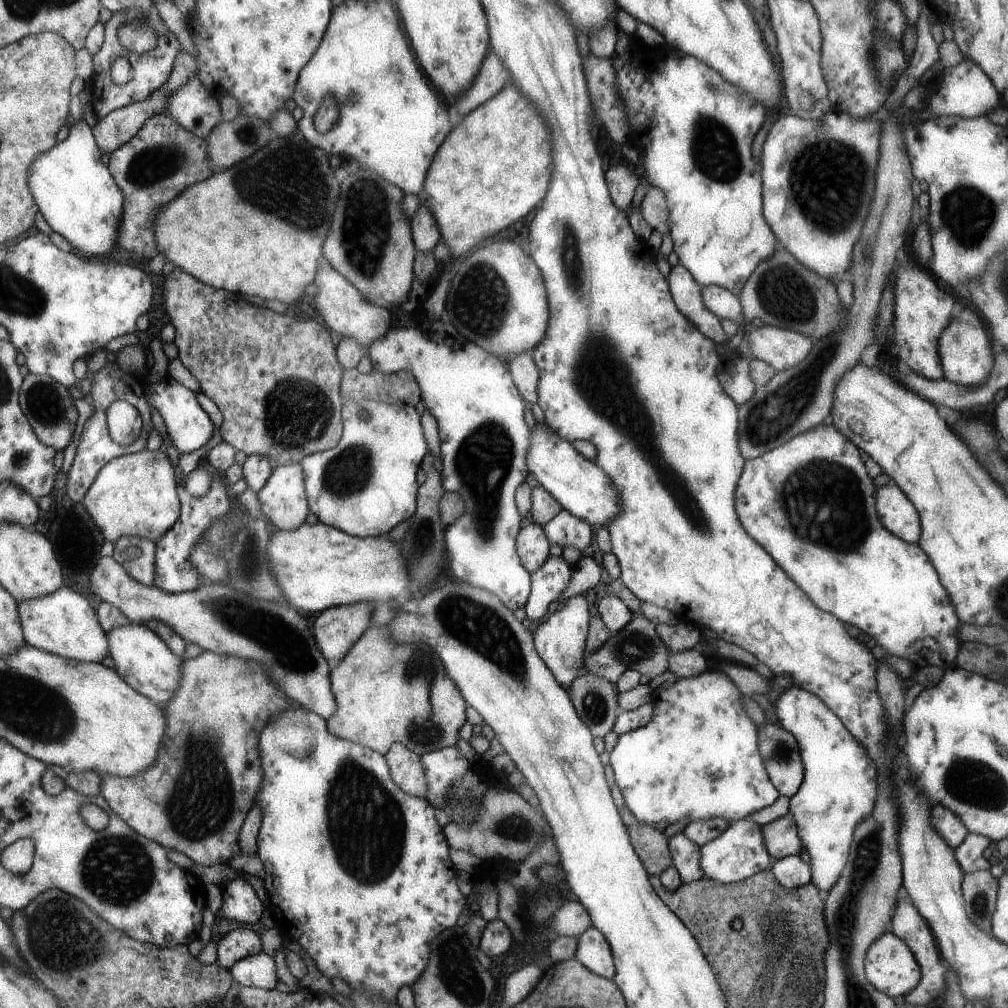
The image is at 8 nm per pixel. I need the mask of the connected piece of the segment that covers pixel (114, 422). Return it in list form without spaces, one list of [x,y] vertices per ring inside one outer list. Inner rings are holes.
[[[115,400],[107,408],[109,436],[119,446],[128,446],[141,435],[143,418],[138,410],[125,400]]]

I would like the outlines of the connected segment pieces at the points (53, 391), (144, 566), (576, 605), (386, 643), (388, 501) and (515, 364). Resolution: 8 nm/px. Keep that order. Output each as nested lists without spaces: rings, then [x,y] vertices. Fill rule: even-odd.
[[[29,372],[22,384],[20,403],[39,440],[57,452],[67,450],[67,446],[73,442],[73,434],[79,420],[75,399],[69,394],[67,387],[52,376]]]
[[[131,535],[121,536],[115,543],[113,557],[139,582],[156,586],[156,542]]]
[[[581,593],[569,597],[559,610],[551,613],[548,619],[538,627],[534,634],[536,649],[542,656],[546,667],[554,673],[555,680],[565,688],[570,686],[583,666],[583,646],[586,646],[587,636],[587,600],[585,594]]]
[[[373,625],[365,635],[349,651],[349,654],[332,671],[332,689],[338,700],[338,711],[328,720],[331,734],[347,739],[374,751],[386,755],[395,743],[409,747],[413,752],[424,754],[457,746],[459,732],[466,719],[459,724],[451,724],[451,730],[441,730],[433,722],[433,705],[431,700],[432,680],[439,670],[439,664],[444,664],[441,657],[429,643],[397,643],[392,641],[392,634],[387,625]]]
[[[366,400],[356,403],[349,401],[344,403],[342,410],[344,433],[339,444],[335,448],[310,454],[301,462],[306,474],[306,491],[310,509],[311,512],[318,517],[319,522],[324,522],[325,524],[343,529],[345,532],[358,537],[375,538],[389,534],[399,523],[402,523],[404,520],[412,519],[415,516],[416,510],[418,509],[418,492],[420,489],[419,482],[417,482],[417,472],[419,472],[419,468],[422,468],[421,462],[425,460],[426,454],[430,451],[430,444],[427,442],[427,438],[425,438],[425,432],[423,432],[423,426],[421,426],[422,418],[419,412],[423,412],[423,410],[419,410],[419,406],[405,403],[389,404],[377,401],[367,403]],[[363,410],[370,411],[369,418],[366,420],[361,419],[361,412],[363,412]]]
[[[525,351],[509,362],[511,374],[524,398],[531,403],[540,402],[539,383],[541,371],[537,366],[534,352]]]

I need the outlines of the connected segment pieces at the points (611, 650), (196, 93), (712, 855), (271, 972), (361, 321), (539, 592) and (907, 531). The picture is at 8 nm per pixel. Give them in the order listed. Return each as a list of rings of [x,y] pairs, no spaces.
[[[634,614],[629,623],[610,637],[595,651],[586,656],[585,672],[603,677],[613,686],[618,676],[627,669],[637,671],[644,680],[651,680],[668,668],[669,650],[655,632],[654,625],[643,615]]]
[[[199,77],[190,78],[170,95],[163,113],[167,113],[188,131],[207,139],[219,123],[223,112],[219,99],[212,94]]]
[[[741,819],[730,823],[721,835],[701,845],[699,866],[702,868],[703,878],[731,884],[752,877],[756,872],[769,870],[772,856],[766,851],[760,826],[755,821]]]
[[[265,952],[237,961],[229,971],[243,987],[257,987],[274,993],[275,986],[279,984],[275,958]]]
[[[323,256],[318,266],[318,275],[315,279],[318,287],[315,302],[319,308],[319,316],[324,324],[341,334],[354,336],[368,350],[375,339],[382,338],[391,326],[391,310],[379,307],[366,300],[364,294],[346,277],[340,273],[330,260]]]
[[[551,556],[543,566],[532,574],[532,591],[524,610],[529,619],[541,620],[550,602],[566,588],[570,576],[573,574],[572,567],[567,566],[565,560]]]
[[[891,482],[877,490],[875,508],[881,523],[895,536],[907,542],[917,542],[919,536],[919,518],[905,494]]]

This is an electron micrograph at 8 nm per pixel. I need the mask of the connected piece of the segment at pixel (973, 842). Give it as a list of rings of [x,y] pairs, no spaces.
[[[970,833],[958,847],[954,848],[955,860],[965,874],[989,869],[990,865],[987,861],[989,842],[986,836]]]

